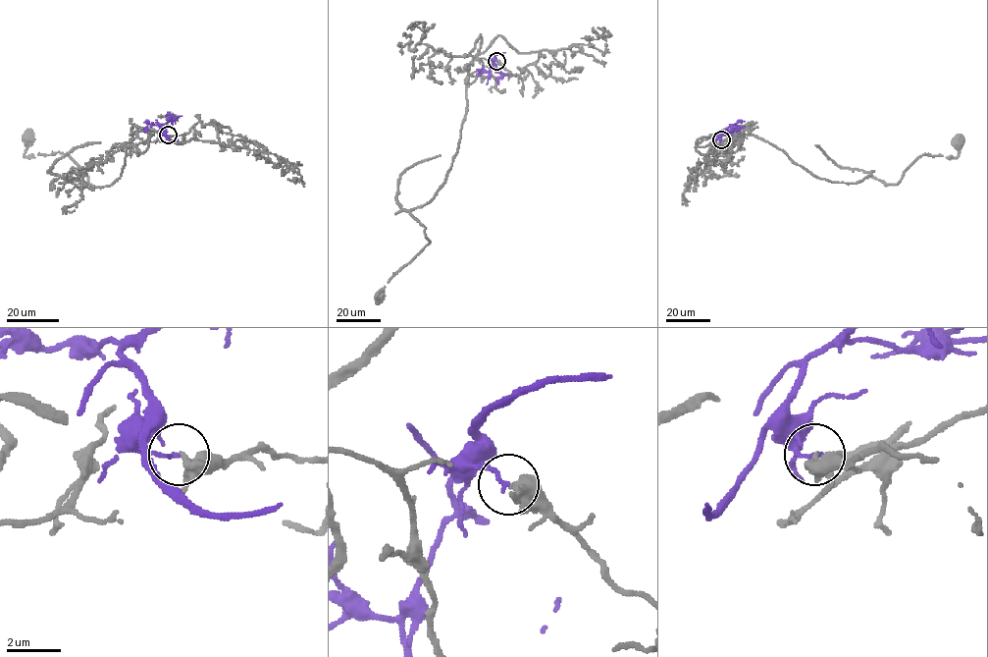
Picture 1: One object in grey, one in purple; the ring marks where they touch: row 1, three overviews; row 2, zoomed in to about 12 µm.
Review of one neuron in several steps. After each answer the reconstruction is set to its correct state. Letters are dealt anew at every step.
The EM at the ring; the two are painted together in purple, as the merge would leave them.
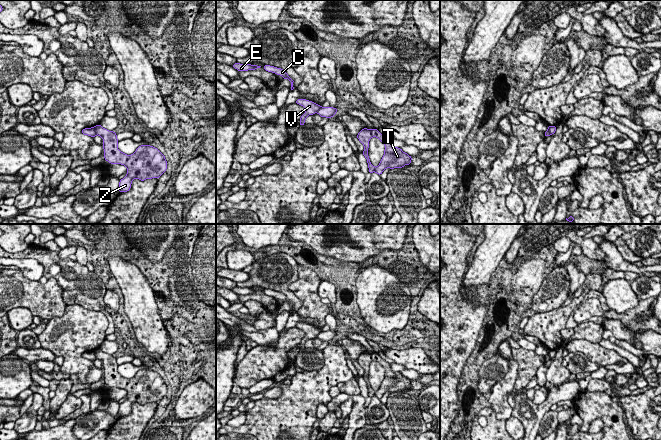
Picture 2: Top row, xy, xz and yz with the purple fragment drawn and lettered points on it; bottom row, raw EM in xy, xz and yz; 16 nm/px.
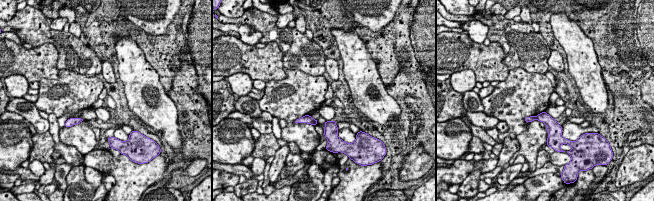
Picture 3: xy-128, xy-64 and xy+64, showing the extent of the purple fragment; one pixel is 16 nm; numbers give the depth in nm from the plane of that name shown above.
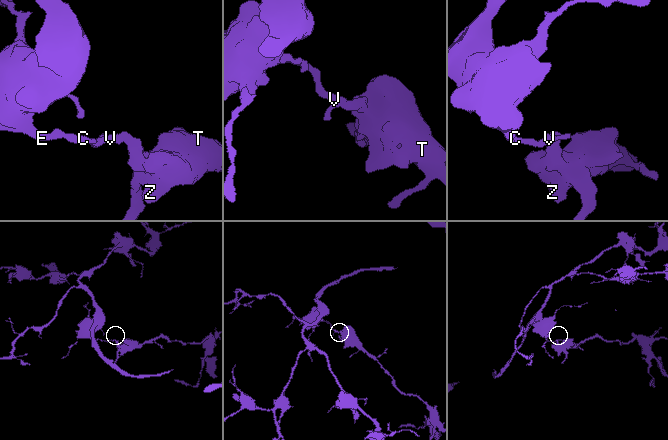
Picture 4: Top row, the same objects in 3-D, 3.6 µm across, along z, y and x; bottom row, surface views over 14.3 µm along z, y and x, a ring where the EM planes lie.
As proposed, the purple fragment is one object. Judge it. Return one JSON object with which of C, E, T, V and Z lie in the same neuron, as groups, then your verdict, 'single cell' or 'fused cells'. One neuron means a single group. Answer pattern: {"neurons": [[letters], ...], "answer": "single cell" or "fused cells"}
{"neurons": [["C", "E", "V"], ["T", "Z"]], "answer": "fused cells"}

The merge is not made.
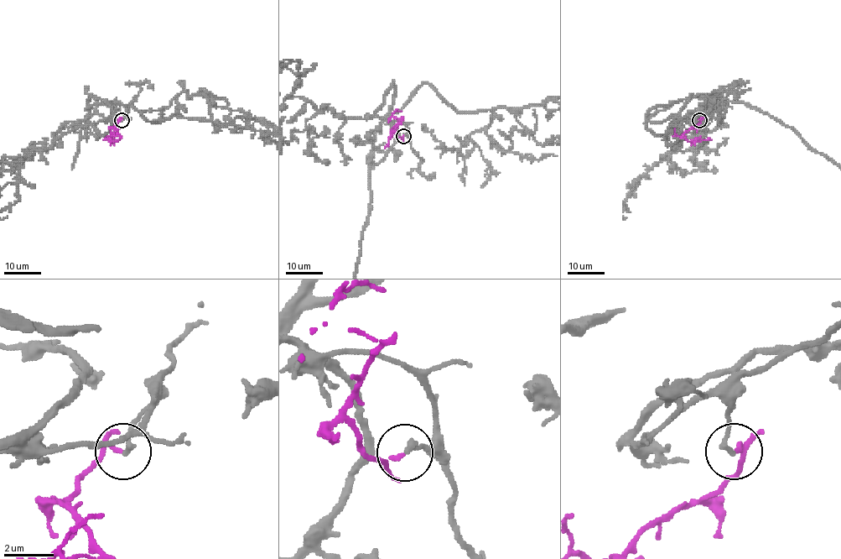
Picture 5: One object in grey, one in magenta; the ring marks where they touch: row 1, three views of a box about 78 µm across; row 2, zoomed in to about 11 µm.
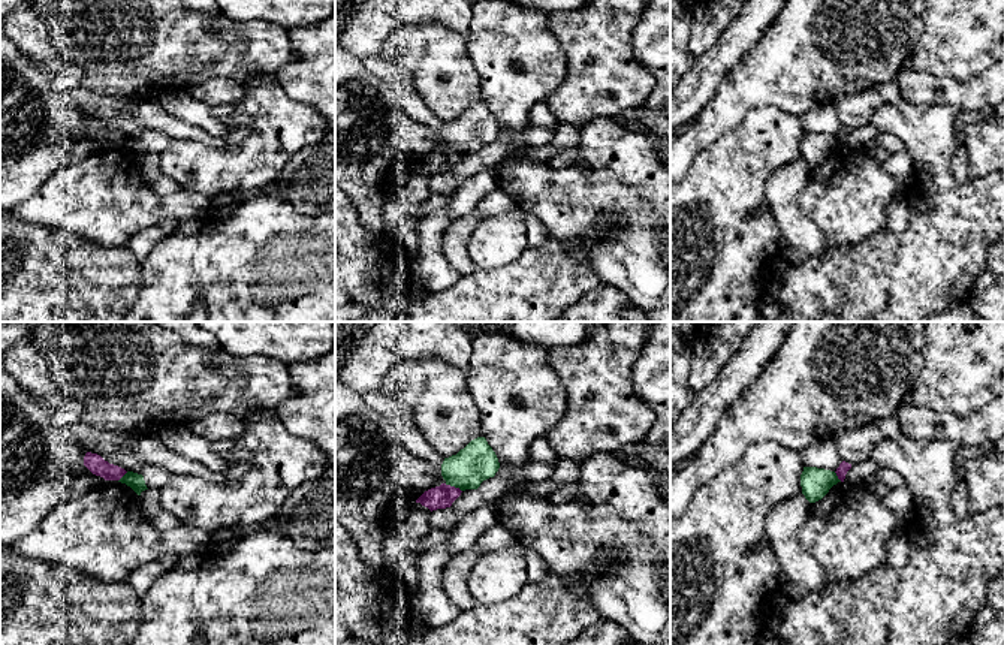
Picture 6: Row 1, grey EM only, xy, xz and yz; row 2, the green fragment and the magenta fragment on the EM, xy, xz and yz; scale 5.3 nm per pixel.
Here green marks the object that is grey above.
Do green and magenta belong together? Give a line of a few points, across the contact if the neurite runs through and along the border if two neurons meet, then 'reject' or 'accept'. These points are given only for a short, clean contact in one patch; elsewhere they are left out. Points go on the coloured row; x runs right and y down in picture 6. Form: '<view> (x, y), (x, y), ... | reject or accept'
xz (445, 484), (454, 485), (461, 491) | reject

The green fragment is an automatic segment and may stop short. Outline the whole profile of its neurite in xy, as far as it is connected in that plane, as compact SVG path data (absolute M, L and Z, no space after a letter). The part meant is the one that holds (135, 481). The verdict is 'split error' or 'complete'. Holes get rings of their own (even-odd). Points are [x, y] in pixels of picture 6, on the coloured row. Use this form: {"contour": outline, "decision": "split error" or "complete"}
{"contour": "M127 471L118 482L130 486L138 495L141 495L142 491L148 489L144 476L133 471Z", "decision": "complete"}

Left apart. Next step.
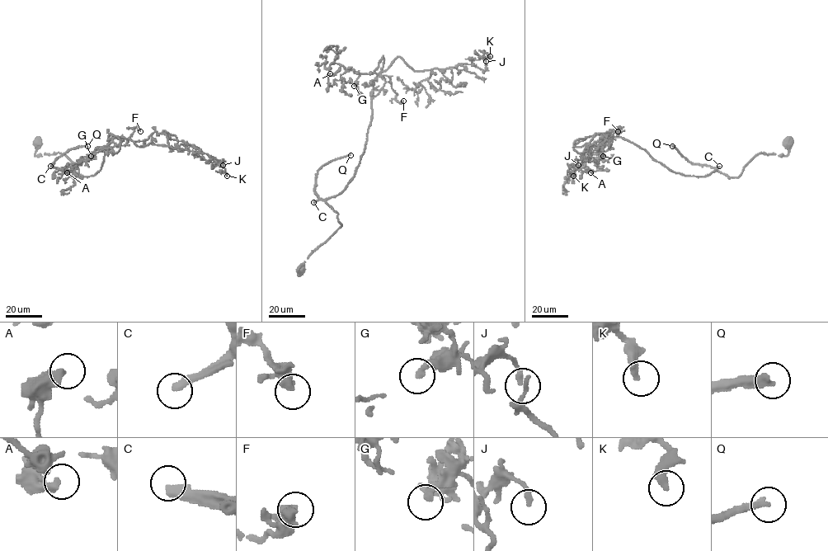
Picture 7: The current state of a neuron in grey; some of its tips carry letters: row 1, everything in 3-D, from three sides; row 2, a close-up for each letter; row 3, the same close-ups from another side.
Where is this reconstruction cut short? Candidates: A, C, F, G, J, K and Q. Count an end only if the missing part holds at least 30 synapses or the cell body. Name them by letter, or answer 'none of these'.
C, Q

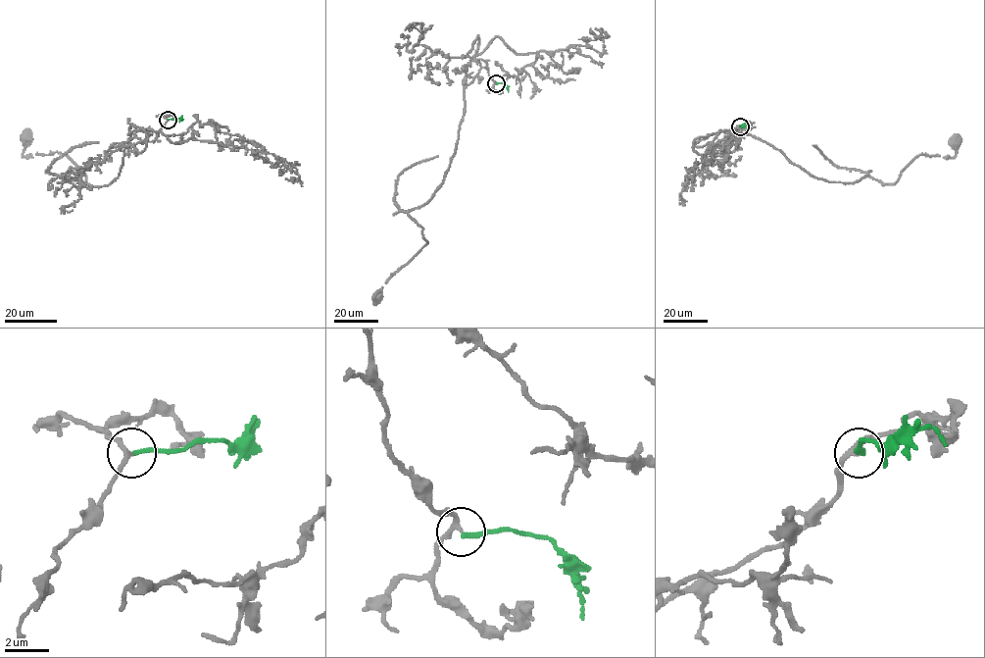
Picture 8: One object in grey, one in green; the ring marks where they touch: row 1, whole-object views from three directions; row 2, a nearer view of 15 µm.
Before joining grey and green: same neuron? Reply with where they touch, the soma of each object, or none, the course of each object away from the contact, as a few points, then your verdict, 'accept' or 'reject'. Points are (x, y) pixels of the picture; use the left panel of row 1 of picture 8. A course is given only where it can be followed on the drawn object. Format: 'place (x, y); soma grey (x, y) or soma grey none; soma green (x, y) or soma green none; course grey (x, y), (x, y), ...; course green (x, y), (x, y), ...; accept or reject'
place (168, 120); soma grey (26, 137); soma green none; course grey (168, 120), (140, 153), (130, 126), (105, 185), (63, 179), (85, 182), (62, 153), (24, 156), (24, 137); course green (168, 120), (181, 119); accept

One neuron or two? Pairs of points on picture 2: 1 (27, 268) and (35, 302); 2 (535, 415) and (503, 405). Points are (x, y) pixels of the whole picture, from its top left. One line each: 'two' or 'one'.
1: two
2: two

